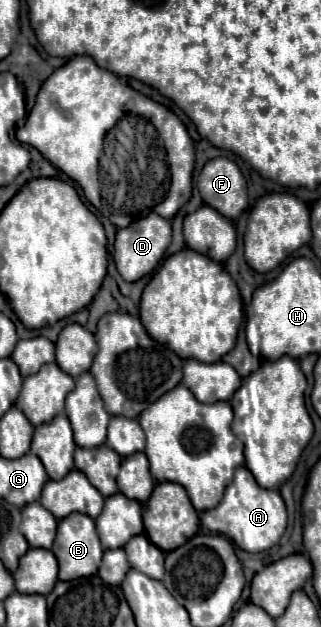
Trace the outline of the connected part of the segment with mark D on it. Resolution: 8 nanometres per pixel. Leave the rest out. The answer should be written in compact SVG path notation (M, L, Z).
M160 215L142 217L142 219L130 223L126 229L118 229L116 243L114 243L114 263L116 263L118 273L124 277L124 281L134 283L134 281L142 279L144 275L152 273L160 265L160 261L170 245L170 237L172 237L170 221L162 219Z

